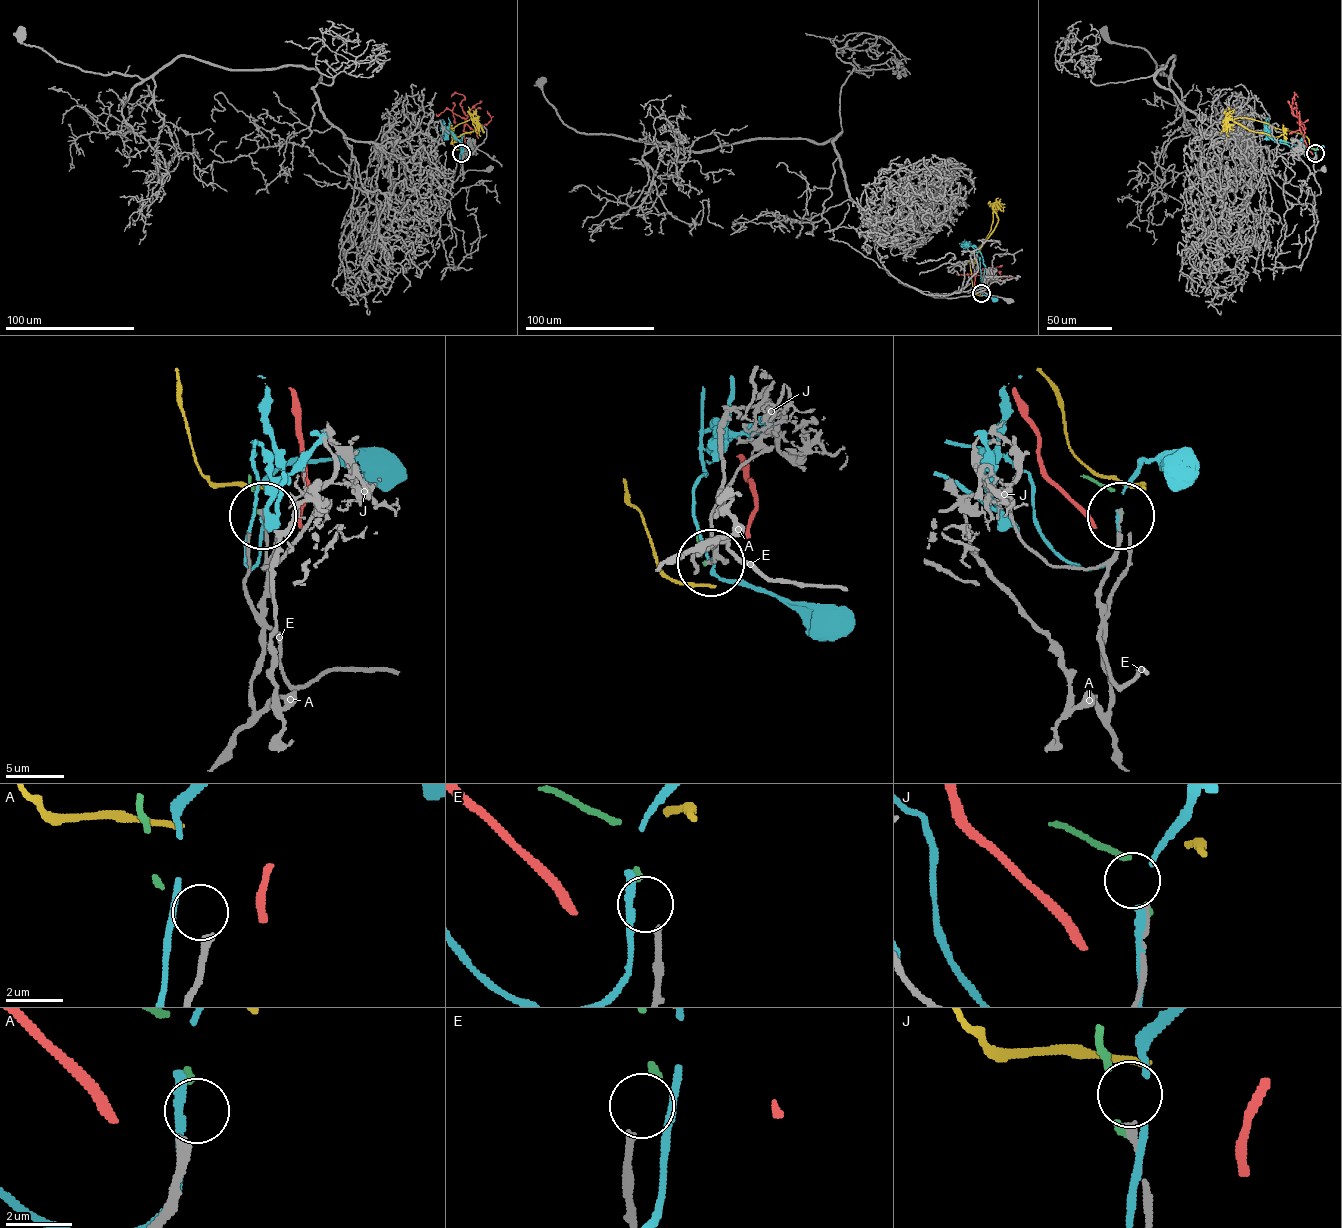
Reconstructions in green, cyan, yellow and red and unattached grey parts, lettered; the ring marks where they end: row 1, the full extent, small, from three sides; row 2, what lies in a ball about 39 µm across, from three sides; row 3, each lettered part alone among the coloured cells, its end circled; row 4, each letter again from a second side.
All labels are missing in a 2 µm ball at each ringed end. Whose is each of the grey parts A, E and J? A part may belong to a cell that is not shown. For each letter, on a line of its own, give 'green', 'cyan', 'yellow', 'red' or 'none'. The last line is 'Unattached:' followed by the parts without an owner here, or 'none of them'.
A: none
E: none
J: none
Unattached: A, E, J

